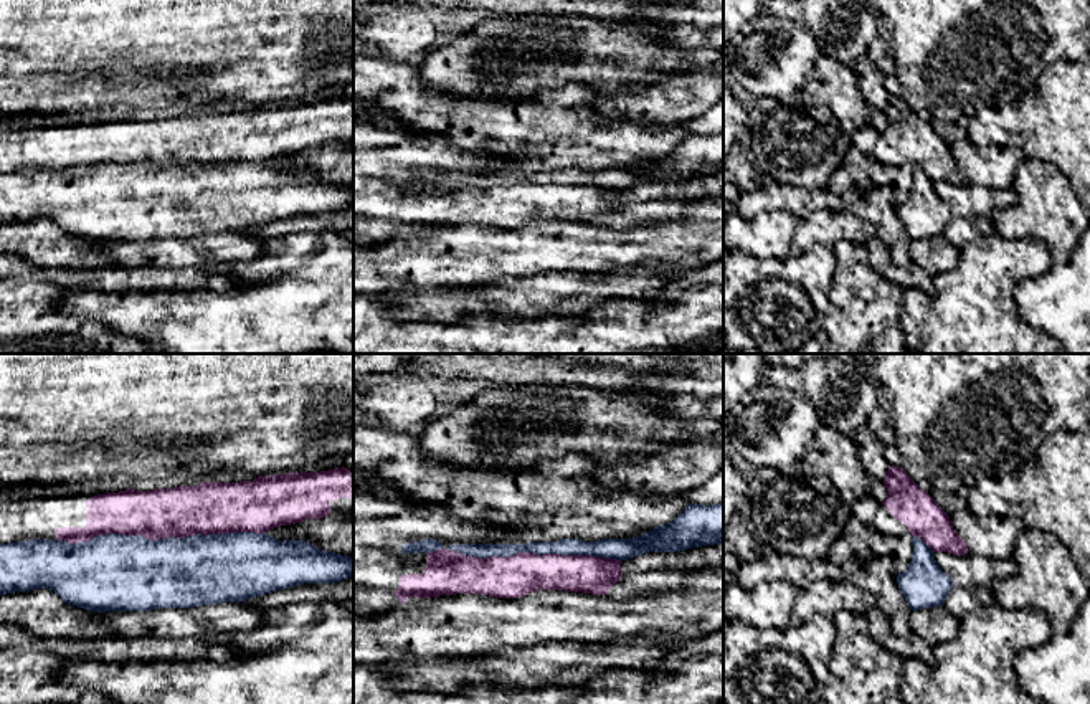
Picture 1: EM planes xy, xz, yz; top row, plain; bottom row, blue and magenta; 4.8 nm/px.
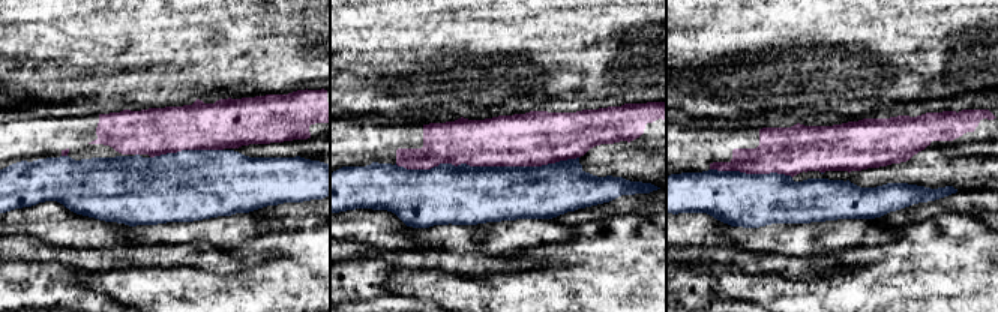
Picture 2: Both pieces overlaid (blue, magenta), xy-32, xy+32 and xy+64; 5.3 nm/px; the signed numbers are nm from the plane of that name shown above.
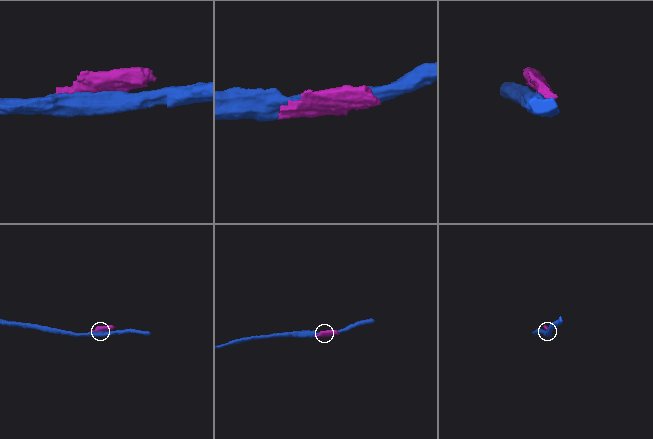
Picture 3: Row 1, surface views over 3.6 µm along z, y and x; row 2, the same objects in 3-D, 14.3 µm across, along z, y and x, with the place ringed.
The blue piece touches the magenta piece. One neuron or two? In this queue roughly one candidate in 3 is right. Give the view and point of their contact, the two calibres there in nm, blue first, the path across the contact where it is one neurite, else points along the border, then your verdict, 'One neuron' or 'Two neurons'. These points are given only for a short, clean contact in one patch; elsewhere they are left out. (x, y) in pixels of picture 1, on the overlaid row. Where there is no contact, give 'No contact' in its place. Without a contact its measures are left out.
Touches blue at xy (159, 541). Thickness 360 nm (blue) against 240 nm. Two neurons

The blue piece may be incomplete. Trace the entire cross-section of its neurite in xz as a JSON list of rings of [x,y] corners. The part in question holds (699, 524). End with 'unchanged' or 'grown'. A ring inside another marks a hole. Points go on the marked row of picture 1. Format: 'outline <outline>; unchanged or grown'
outline [[[723,502],[704,506],[689,504],[672,522],[656,526],[633,539],[601,539],[585,542],[578,539],[562,539],[557,542],[530,544],[453,544],[448,550],[457,550],[464,555],[489,559],[509,557],[519,552],[538,555],[593,555],[614,560],[628,560],[646,552],[680,552],[702,545],[723,544]]]; unchanged

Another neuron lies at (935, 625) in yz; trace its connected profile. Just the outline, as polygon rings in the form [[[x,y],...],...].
[[[943,605],[912,611],[910,626],[913,636],[922,638],[928,646],[950,641],[960,628],[960,618],[953,616]]]

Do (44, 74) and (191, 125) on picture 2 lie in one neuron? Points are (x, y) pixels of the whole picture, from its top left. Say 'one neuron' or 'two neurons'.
two neurons

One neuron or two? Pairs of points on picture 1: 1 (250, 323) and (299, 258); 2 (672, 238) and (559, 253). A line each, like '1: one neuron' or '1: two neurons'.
1: one neuron
2: one neuron

